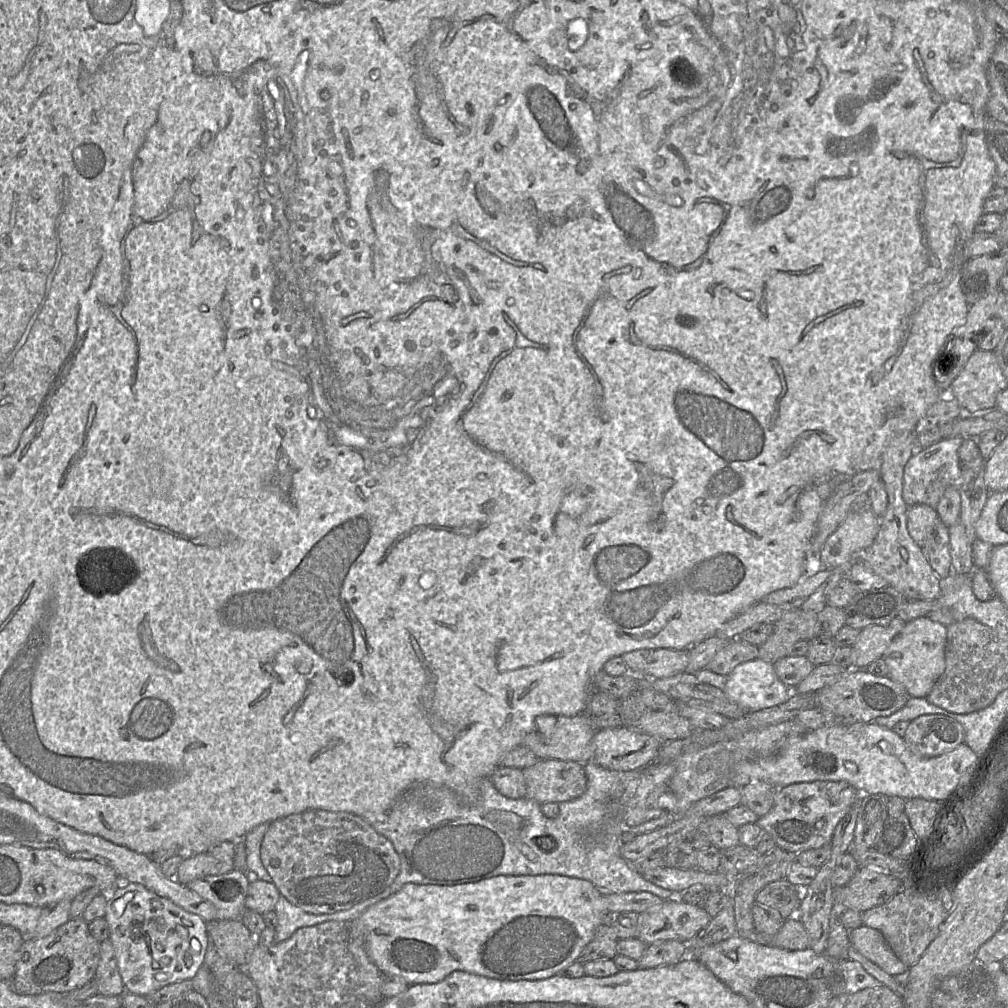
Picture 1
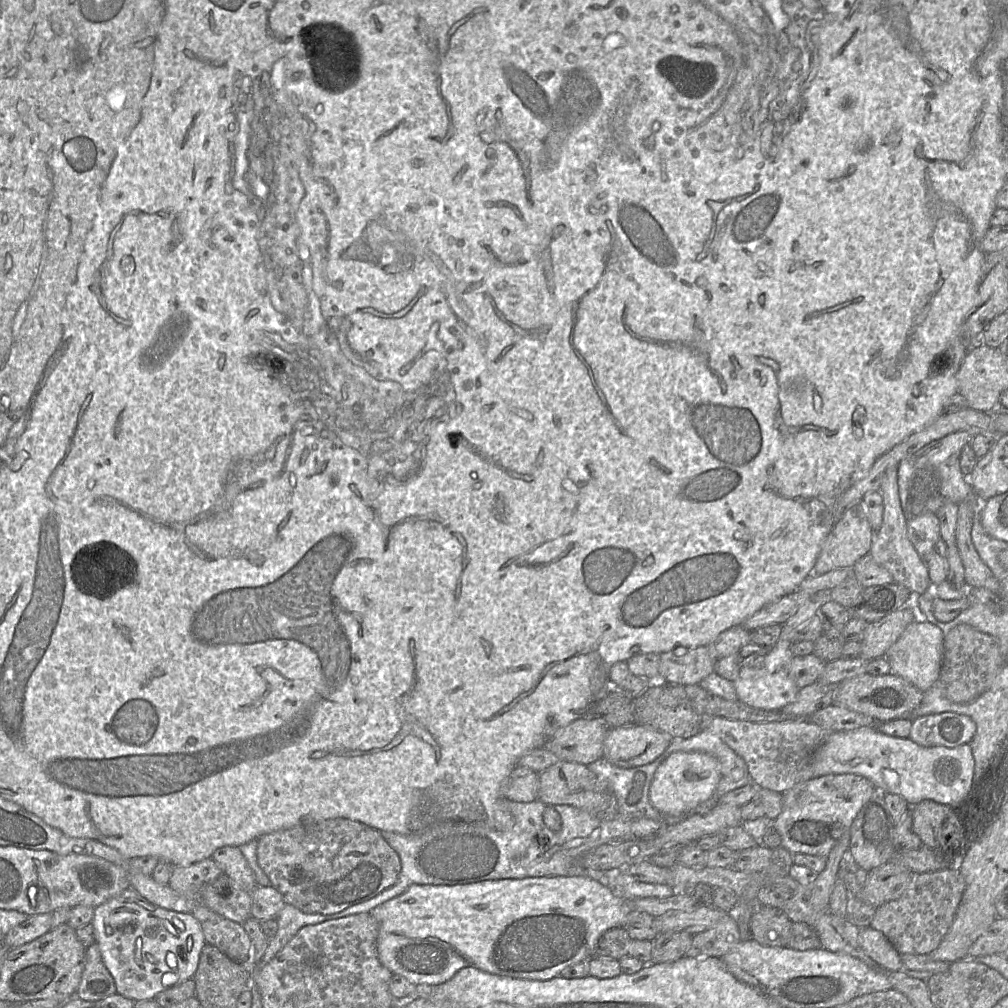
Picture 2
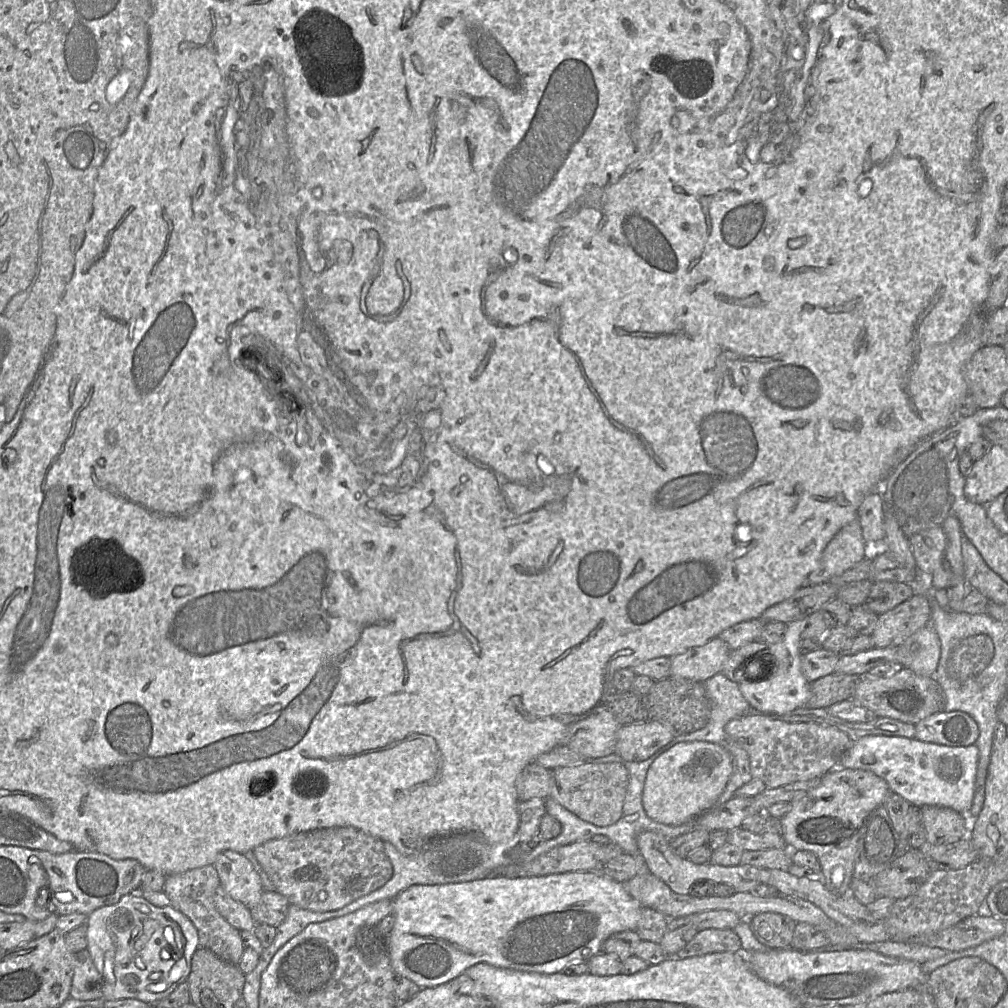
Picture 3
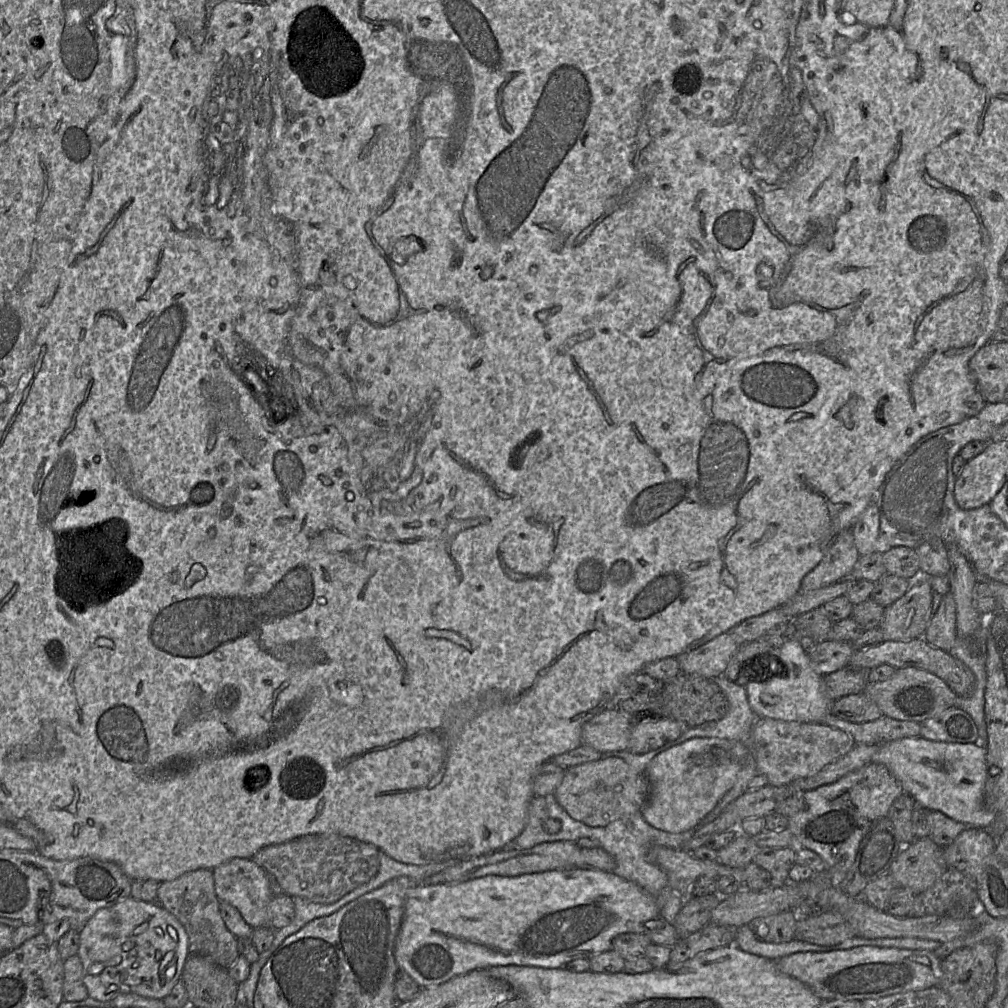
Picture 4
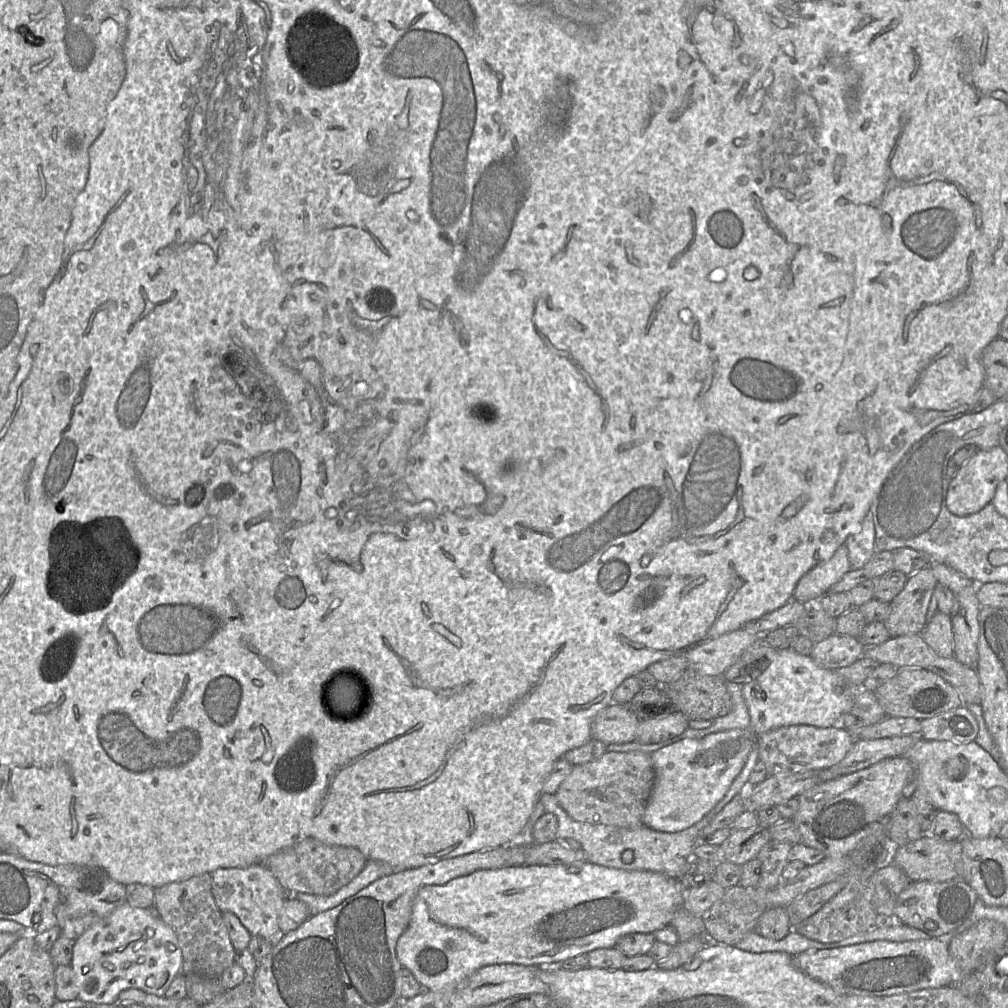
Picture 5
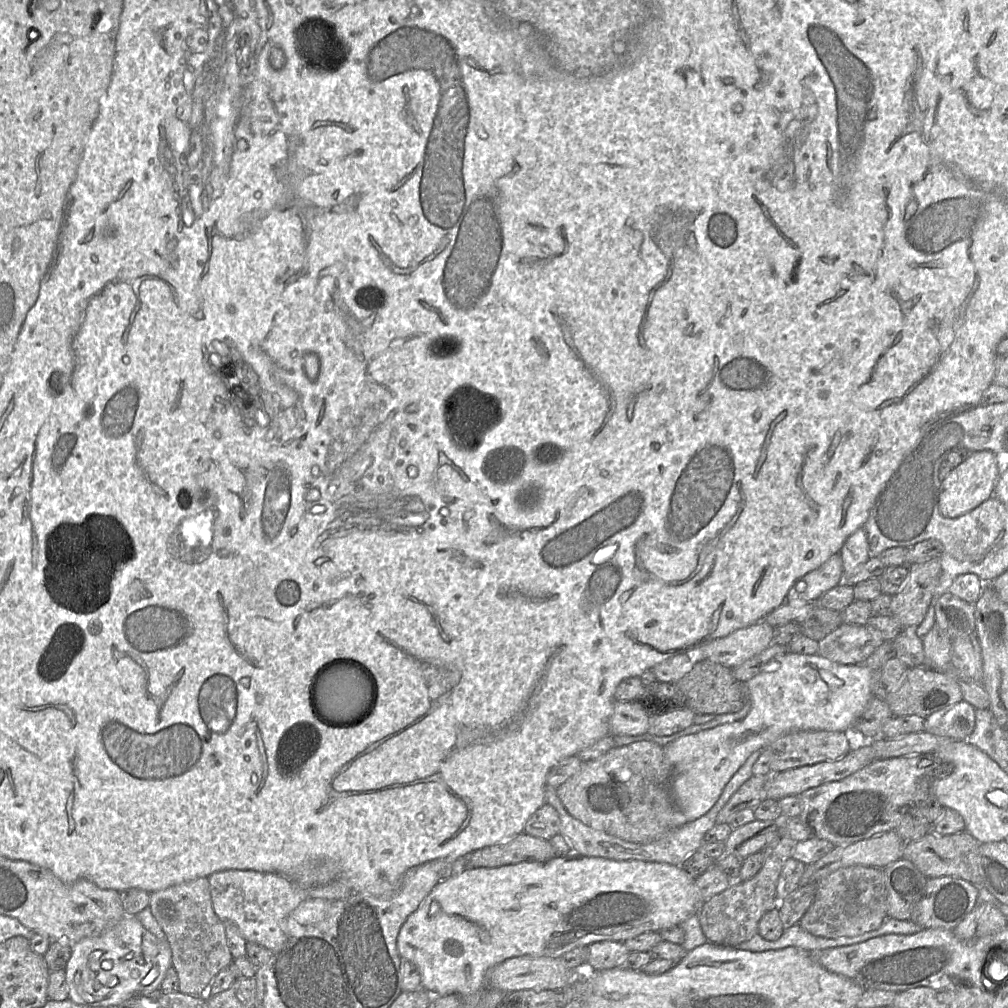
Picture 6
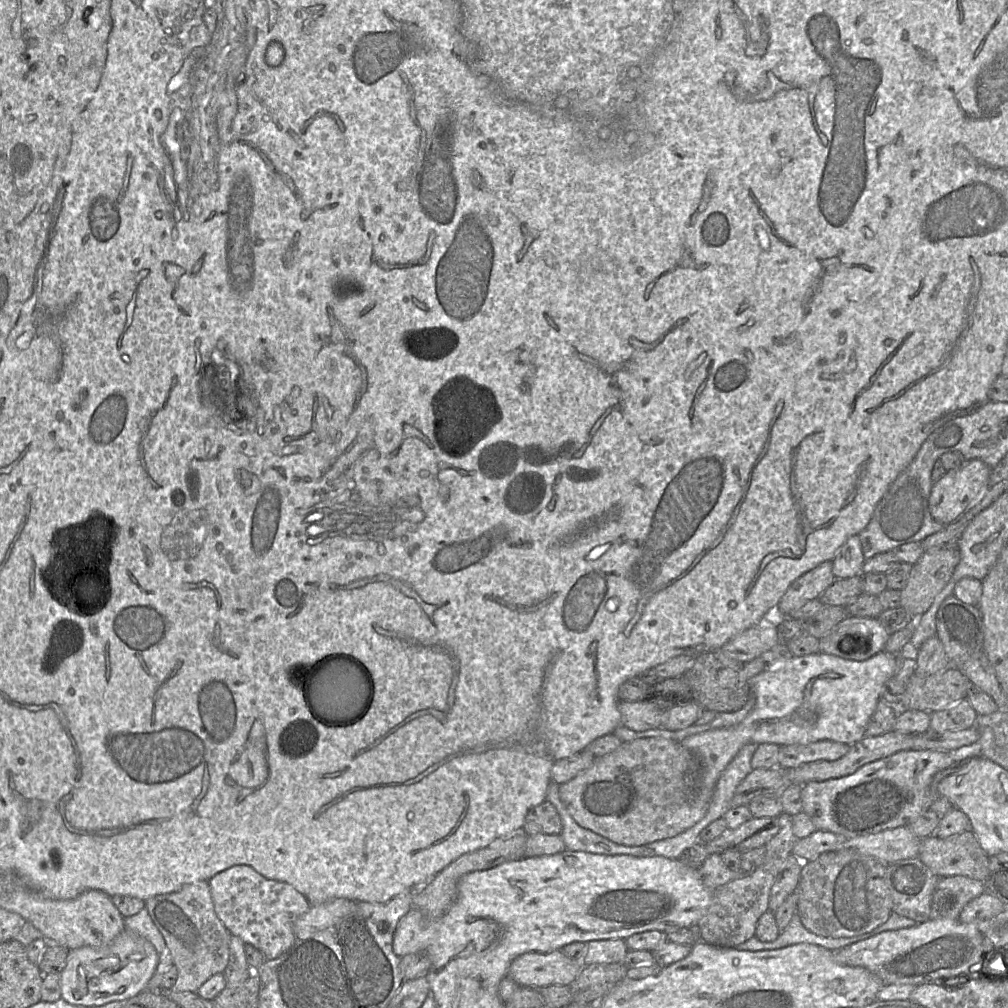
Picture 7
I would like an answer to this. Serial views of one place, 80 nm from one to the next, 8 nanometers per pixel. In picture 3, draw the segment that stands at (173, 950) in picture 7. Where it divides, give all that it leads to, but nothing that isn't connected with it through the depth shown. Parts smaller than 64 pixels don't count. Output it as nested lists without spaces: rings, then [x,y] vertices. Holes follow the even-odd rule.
[[[207,865],[166,876],[162,891],[169,898],[171,906],[187,917],[196,928],[200,948],[211,950],[228,963],[238,964],[245,946],[241,939],[241,931],[230,925],[216,909],[214,896],[219,886],[217,871],[213,865]]]

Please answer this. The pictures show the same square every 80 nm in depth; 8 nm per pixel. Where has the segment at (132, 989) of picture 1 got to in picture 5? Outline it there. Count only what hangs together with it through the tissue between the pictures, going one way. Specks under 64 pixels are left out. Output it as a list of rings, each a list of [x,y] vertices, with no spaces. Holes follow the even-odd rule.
[[[125,902],[106,917],[93,923],[74,944],[71,967],[78,988],[77,999],[118,1005],[120,993],[132,988],[165,996],[172,980],[181,973],[182,961],[182,952],[173,929],[150,908],[133,907]]]

